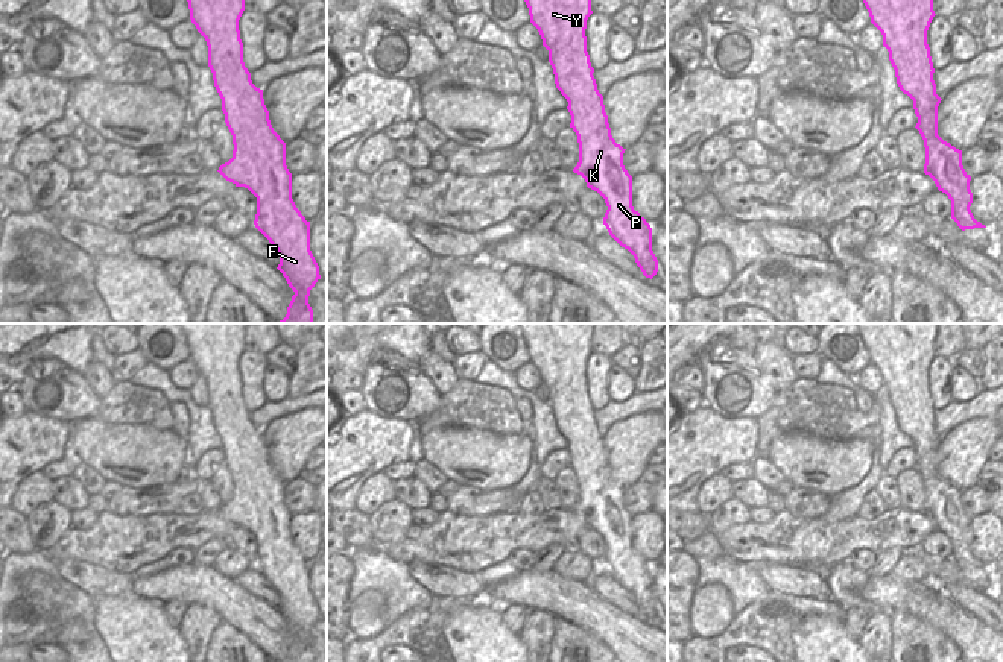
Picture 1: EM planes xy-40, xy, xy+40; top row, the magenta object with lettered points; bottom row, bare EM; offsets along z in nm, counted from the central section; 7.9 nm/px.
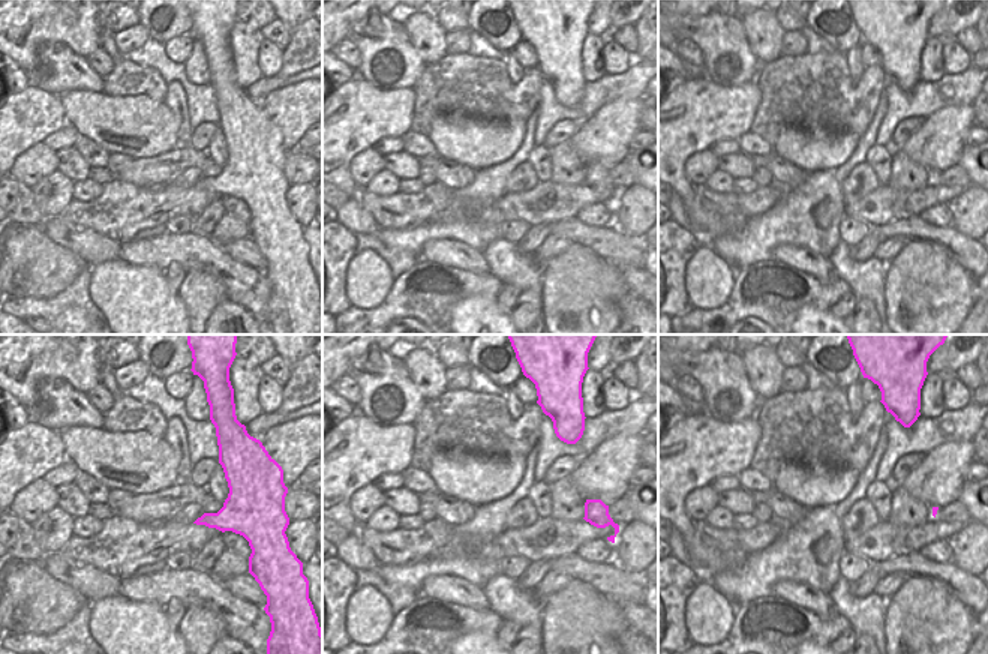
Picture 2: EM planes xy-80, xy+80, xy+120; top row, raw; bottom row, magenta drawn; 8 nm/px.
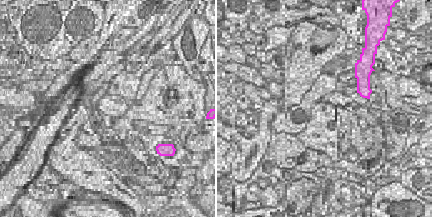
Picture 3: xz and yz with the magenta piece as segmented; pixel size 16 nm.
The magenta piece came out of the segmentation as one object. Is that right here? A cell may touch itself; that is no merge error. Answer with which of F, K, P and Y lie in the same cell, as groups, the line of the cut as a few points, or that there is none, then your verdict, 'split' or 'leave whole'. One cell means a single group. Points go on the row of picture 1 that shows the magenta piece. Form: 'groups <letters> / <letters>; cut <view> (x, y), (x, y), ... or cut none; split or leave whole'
groups F K P Y; cut none; leave whole

